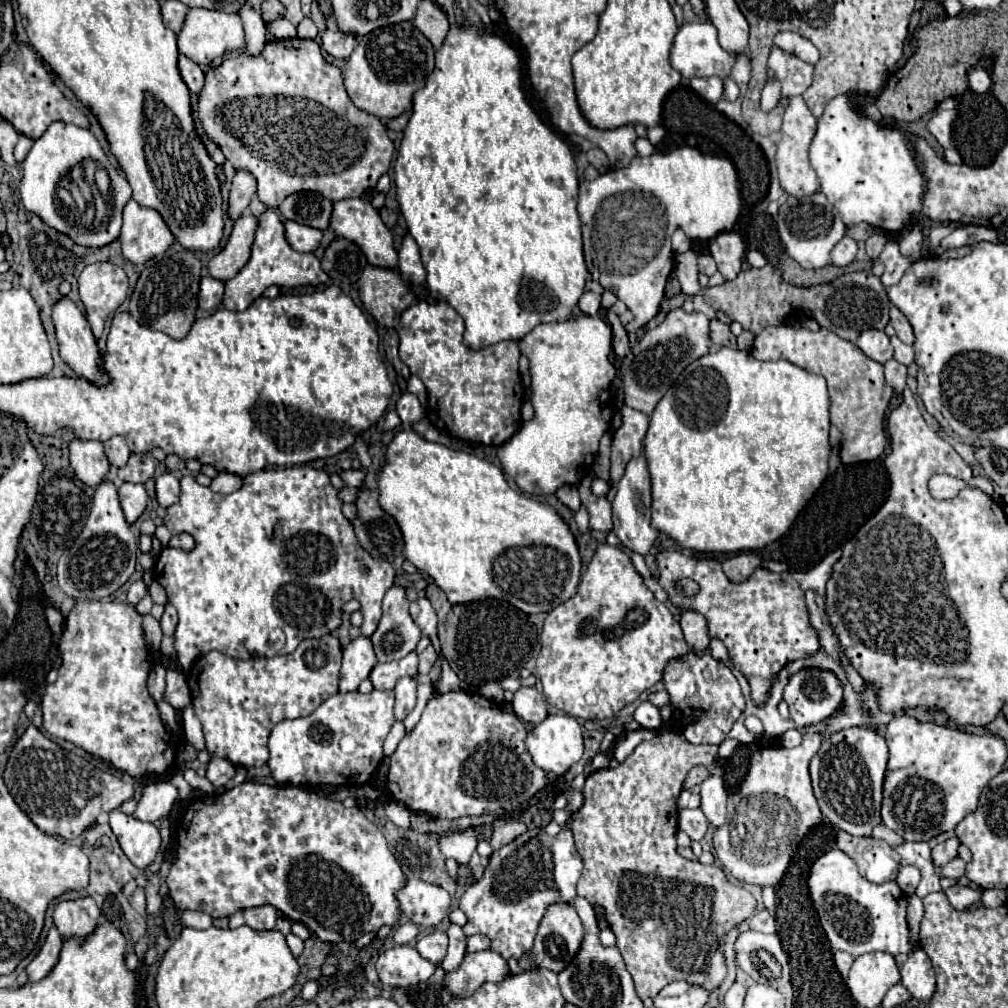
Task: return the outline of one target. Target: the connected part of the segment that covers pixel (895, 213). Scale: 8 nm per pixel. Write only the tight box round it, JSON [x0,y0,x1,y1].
[809,95,925,235]

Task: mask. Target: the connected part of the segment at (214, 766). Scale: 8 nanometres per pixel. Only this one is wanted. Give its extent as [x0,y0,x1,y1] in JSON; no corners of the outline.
[207,755,235,785]

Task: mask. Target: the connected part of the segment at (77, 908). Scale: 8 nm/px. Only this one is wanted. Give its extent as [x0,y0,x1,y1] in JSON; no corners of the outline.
[53,897,99,939]

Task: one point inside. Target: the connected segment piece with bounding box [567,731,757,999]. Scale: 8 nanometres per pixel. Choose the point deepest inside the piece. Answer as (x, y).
(669, 915)

